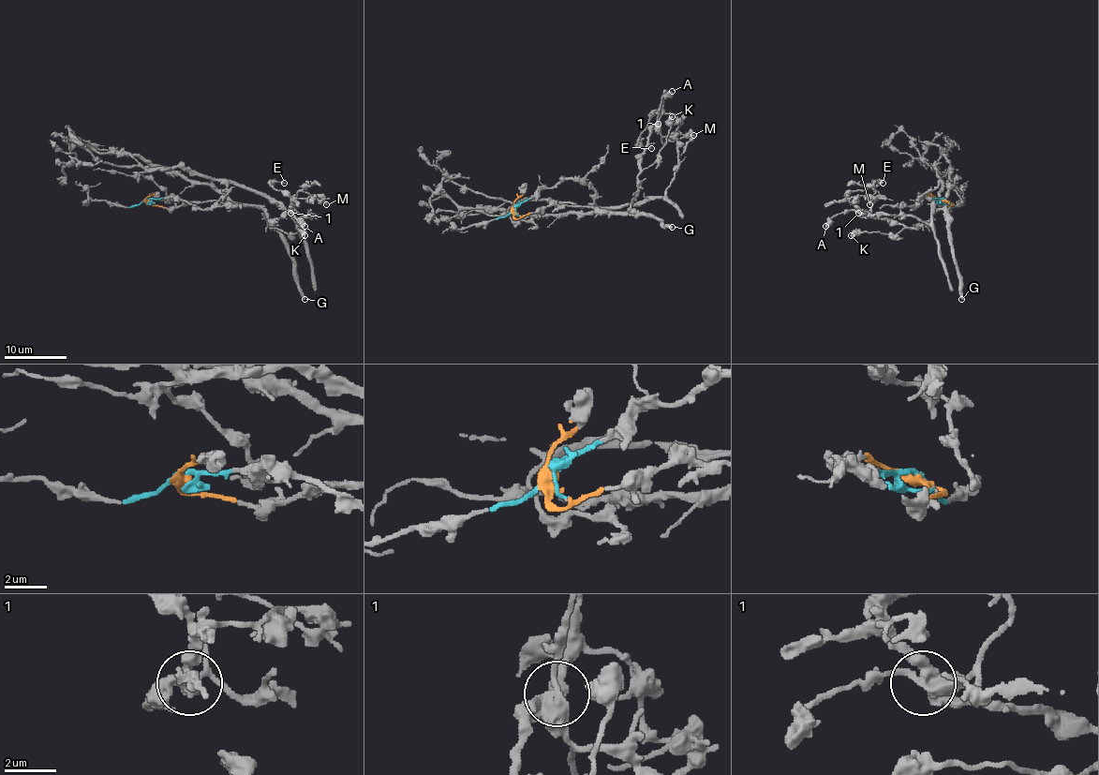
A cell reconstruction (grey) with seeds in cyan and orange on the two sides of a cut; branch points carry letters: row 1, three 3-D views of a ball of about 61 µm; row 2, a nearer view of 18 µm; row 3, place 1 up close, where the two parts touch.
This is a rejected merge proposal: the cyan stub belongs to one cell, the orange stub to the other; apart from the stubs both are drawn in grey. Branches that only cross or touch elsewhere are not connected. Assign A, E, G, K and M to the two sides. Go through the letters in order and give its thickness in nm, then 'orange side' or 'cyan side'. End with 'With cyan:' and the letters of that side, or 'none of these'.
A: calibre 550 nm; cyan side
E: calibre 240 nm; orange side
G: calibre 400 nm; orange side
K: calibre 600 nm; orange side
M: calibre 240 nm; cyan side
With cyan: A, M

